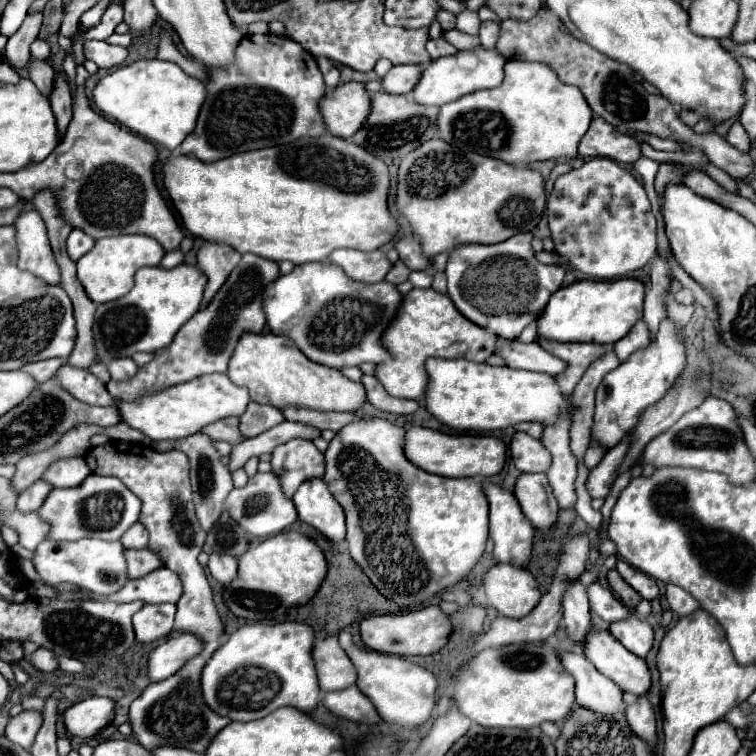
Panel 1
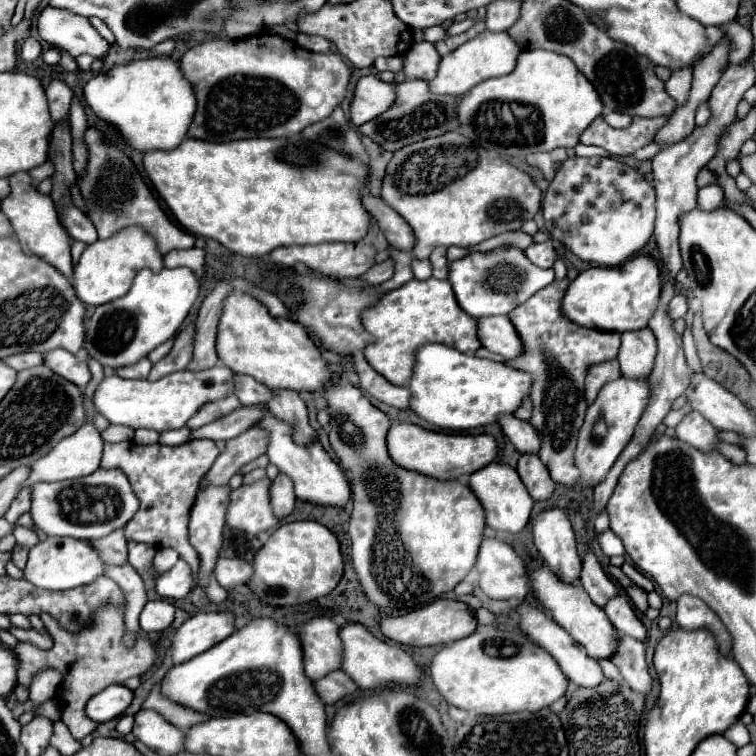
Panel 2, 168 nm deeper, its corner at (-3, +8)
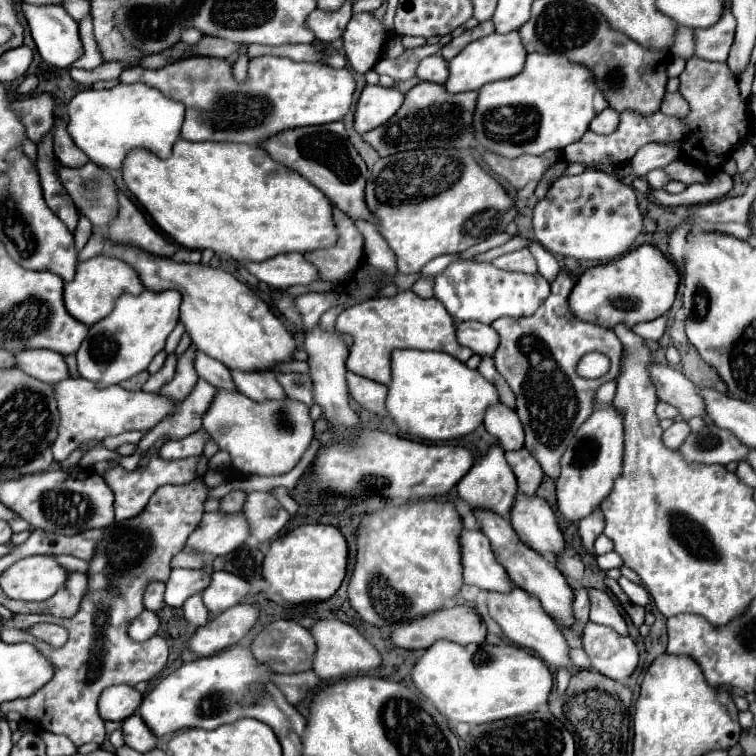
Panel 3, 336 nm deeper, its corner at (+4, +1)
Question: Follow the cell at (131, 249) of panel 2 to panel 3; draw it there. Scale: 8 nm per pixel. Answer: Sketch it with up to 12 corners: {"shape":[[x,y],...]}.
{"shape":[[122,260],[80,262],[64,286],[72,318],[92,326],[120,294],[144,290]]}

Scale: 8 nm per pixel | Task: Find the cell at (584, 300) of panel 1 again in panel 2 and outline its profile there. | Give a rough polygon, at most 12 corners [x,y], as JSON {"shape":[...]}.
{"shape":[[651,257],[591,267],[561,311],[589,329],[643,329],[661,279]]}

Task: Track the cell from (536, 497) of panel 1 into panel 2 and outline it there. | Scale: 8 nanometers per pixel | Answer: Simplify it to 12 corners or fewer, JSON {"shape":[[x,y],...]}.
{"shape":[[521,455],[517,473],[535,501],[555,483],[537,455]]}

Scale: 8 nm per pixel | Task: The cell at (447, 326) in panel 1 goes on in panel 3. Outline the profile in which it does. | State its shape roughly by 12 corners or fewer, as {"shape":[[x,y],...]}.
{"shape":[[412,290],[340,312],[352,336],[346,368],[390,382],[396,348],[440,350],[460,362],[454,320]]}

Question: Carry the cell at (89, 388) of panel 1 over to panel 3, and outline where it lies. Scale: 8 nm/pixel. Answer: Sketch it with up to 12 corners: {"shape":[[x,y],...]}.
{"shape":[[22,350],[16,368],[48,384],[70,376],[54,350]]}

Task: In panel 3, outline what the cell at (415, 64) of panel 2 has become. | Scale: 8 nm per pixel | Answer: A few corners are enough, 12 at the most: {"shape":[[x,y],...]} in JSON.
{"shape":[[440,54],[420,62],[416,76],[430,82],[446,82],[448,60]]}

